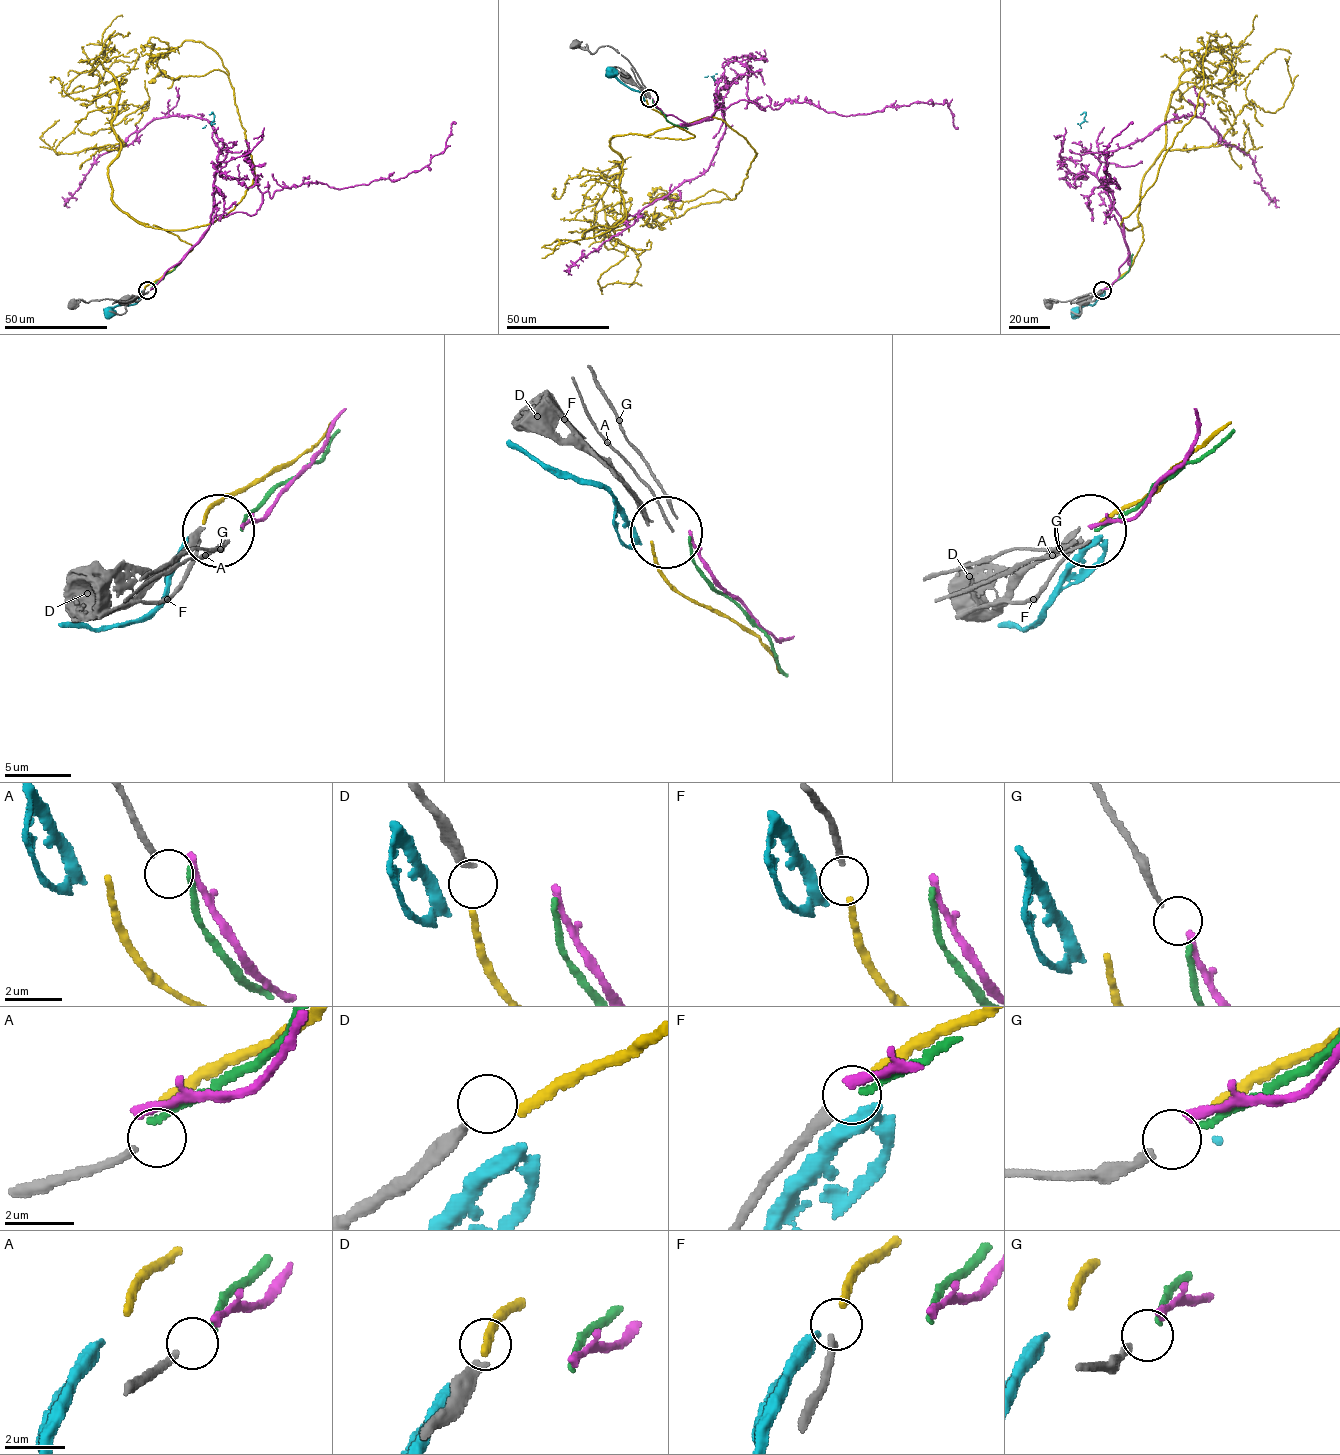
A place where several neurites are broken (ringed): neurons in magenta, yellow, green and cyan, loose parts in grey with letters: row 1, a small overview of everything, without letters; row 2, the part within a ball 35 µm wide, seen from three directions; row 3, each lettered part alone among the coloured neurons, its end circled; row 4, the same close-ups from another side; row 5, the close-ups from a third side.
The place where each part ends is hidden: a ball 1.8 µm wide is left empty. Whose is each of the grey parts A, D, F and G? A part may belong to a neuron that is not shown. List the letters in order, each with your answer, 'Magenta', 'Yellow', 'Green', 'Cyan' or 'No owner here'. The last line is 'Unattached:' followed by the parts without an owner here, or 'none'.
A: No owner here
D: No owner here
F: Yellow
G: Green
Unattached: A, D

